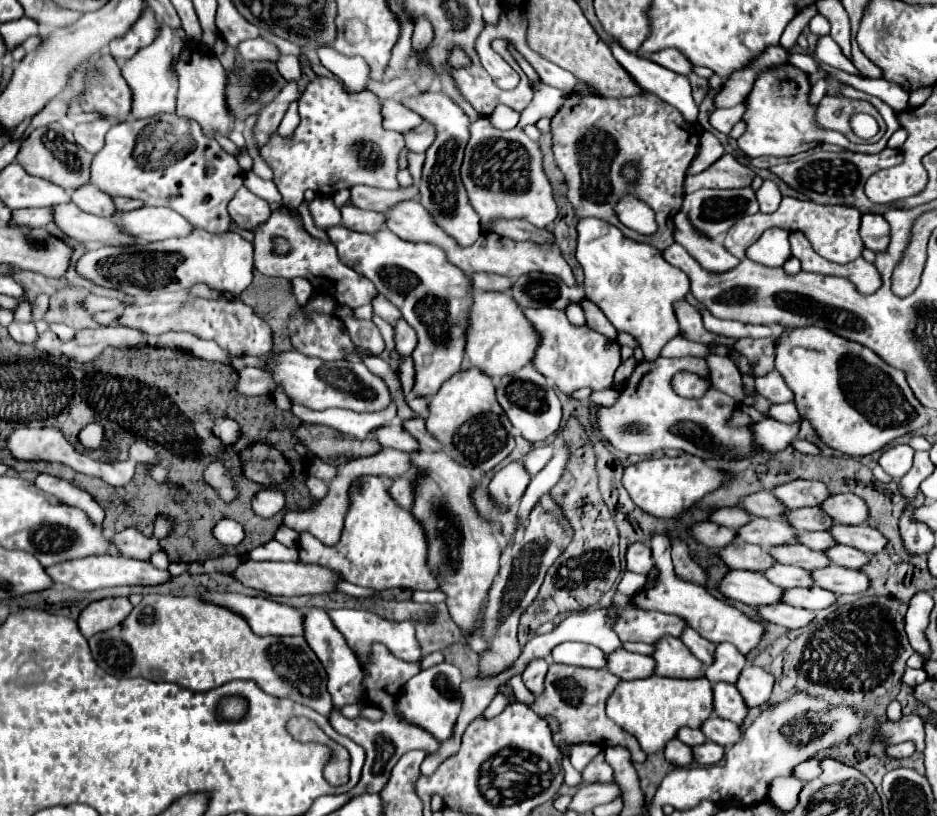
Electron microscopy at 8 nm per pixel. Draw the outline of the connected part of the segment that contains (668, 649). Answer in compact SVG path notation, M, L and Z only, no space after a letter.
M664 637L656 643L656 675L672 679L698 679L704 677L704 665L692 655L692 651L674 637Z

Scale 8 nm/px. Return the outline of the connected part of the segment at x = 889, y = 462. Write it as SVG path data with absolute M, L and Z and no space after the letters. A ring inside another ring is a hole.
M894 445L890 449L886 449L880 457L880 467L892 477L892 479L900 479L908 473L908 469L912 467L912 447L910 445Z

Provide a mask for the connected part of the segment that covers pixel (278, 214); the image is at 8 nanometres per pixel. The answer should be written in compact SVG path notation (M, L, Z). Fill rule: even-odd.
M280 207L280 209L272 211L264 223L260 223L258 227L252 229L252 235L254 235L254 251L256 251L254 263L256 263L256 269L264 275L282 277L288 281L292 281L296 277L304 277L314 285L314 289L318 293L328 293L338 301L338 305L346 305L350 309L372 303L372 299L376 297L376 287L372 285L372 281L368 281L364 275L356 273L348 265L344 265L338 259L336 247L330 241L322 241L322 239L312 237L304 229L300 215L292 213L288 207ZM274 235L284 235L292 245L292 253L288 253L284 257L272 255L270 251L272 251L272 237Z

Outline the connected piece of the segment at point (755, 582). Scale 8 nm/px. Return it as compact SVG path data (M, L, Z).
M730 571L720 583L720 591L730 599L756 607L780 603L784 593L782 587L772 585L762 573L756 571Z

